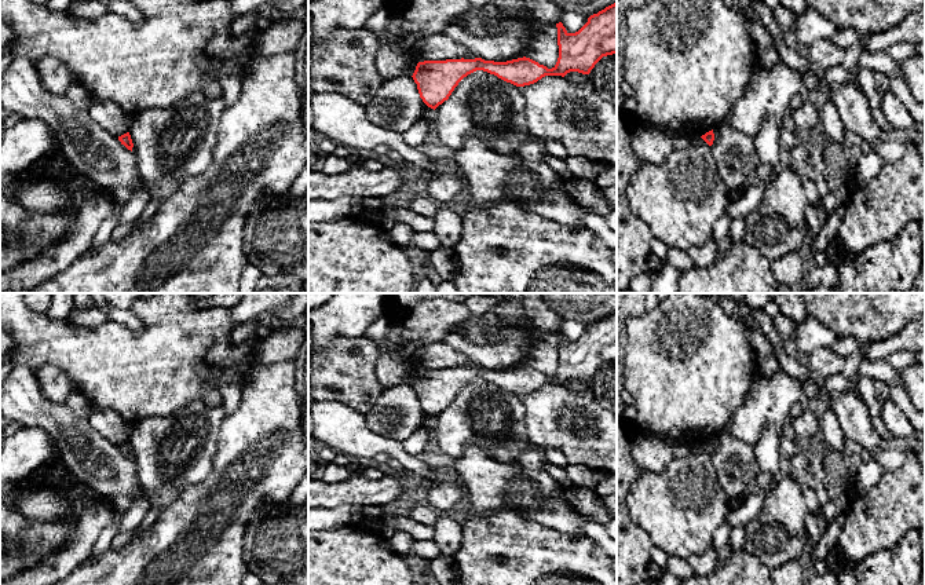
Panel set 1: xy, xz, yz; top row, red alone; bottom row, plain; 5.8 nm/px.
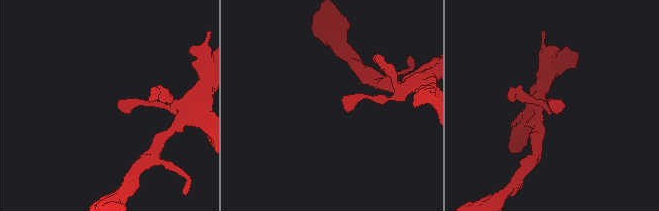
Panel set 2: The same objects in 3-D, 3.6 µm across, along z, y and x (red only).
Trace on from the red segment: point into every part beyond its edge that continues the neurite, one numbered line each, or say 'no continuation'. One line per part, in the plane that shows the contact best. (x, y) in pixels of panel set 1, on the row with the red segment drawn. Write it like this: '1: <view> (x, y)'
no continuation

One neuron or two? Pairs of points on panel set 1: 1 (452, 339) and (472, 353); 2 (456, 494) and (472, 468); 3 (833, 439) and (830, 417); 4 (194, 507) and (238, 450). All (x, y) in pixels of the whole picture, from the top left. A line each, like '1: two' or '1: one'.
1: one
2: two
3: one
4: one

